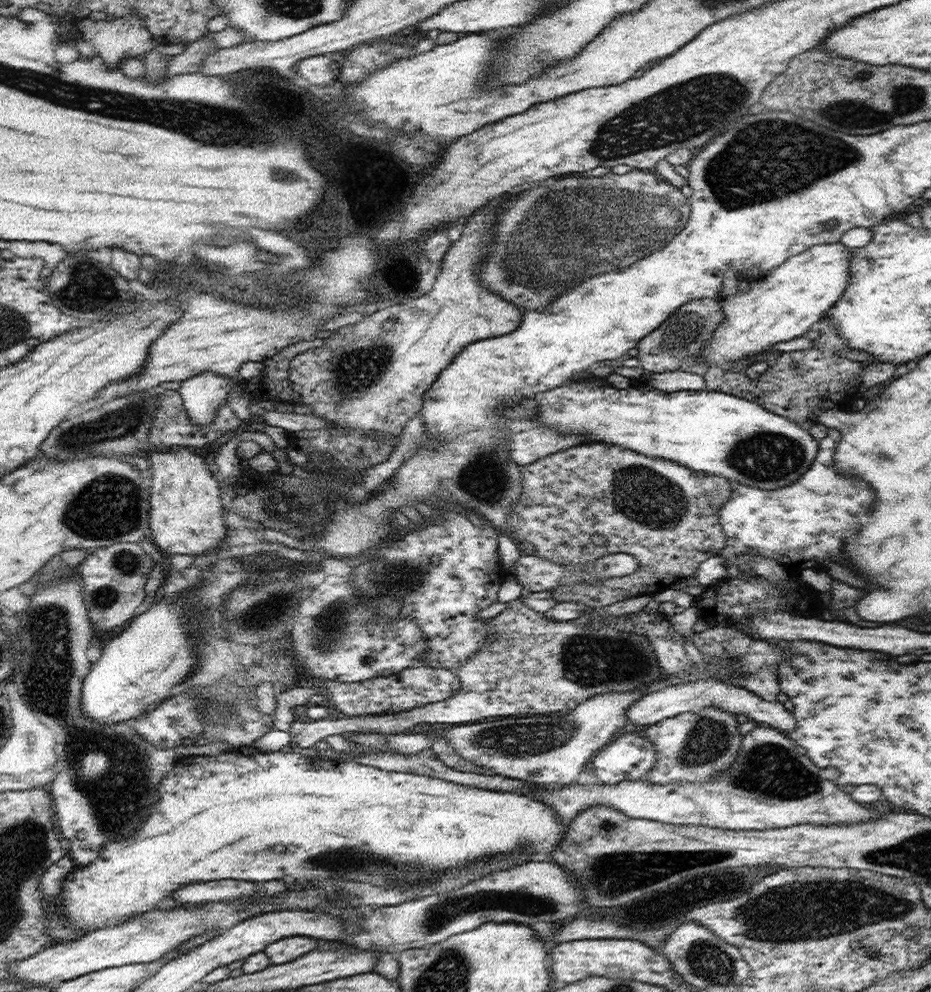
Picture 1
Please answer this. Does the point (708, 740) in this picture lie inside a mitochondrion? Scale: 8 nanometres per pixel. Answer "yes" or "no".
yes

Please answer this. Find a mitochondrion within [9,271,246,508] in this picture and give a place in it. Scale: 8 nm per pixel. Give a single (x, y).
(122, 422)

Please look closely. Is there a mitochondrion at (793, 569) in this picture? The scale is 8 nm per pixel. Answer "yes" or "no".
no

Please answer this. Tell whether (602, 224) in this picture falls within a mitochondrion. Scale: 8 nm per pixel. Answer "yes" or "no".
yes

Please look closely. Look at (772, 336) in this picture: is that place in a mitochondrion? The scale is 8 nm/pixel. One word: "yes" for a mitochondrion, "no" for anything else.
no

